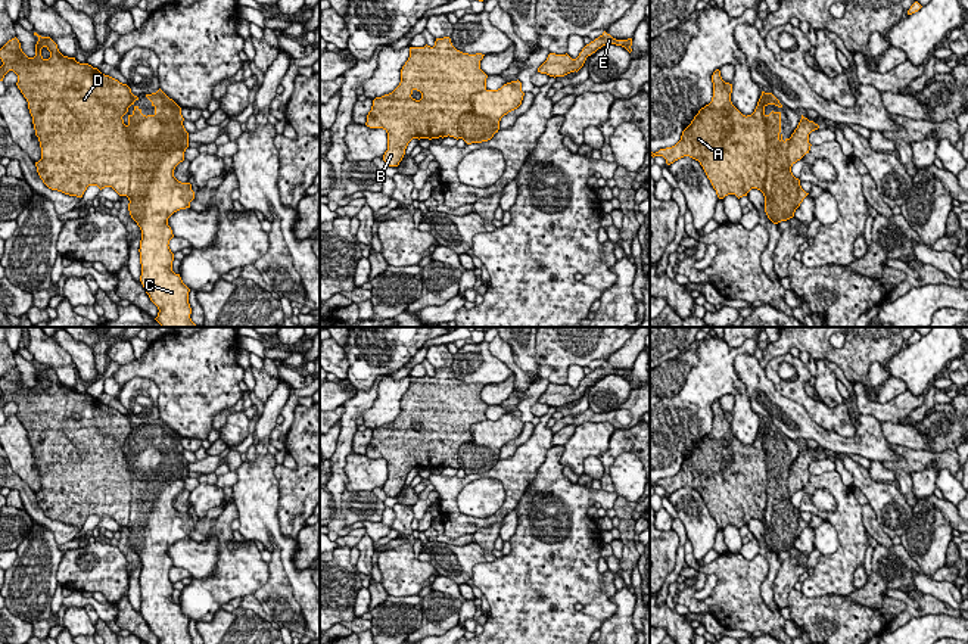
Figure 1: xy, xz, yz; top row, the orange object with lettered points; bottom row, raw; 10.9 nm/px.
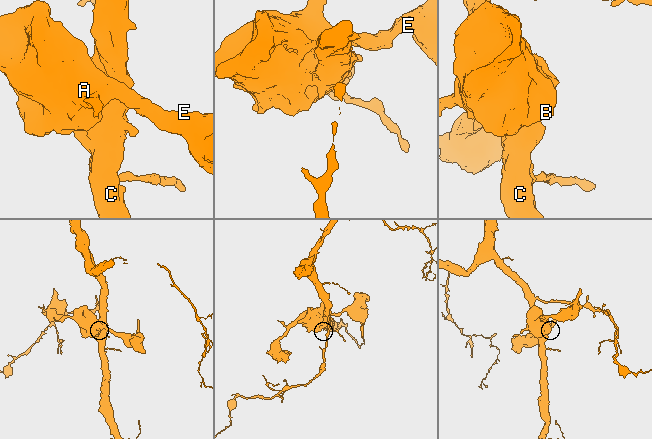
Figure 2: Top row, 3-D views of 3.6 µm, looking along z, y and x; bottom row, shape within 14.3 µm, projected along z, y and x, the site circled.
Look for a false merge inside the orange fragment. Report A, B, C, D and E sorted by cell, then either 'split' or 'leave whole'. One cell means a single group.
A B D E / C; split

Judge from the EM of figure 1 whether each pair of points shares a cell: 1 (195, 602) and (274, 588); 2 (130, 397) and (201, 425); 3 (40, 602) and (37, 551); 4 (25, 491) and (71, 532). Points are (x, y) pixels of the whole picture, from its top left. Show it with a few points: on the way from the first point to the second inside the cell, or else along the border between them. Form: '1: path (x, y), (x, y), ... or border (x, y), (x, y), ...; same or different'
1: border (268, 563), (268, 579), (254, 594); different
2: border (137, 378), (149, 378), (155, 383), (159, 417); different
3: path (37, 590), (37, 563); same
4: path (30, 504), (47, 523), (58, 529); same

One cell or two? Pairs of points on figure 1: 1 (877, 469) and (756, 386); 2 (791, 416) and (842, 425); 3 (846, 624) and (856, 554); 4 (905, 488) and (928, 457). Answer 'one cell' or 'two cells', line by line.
1: two cells
2: two cells
3: two cells
4: one cell

